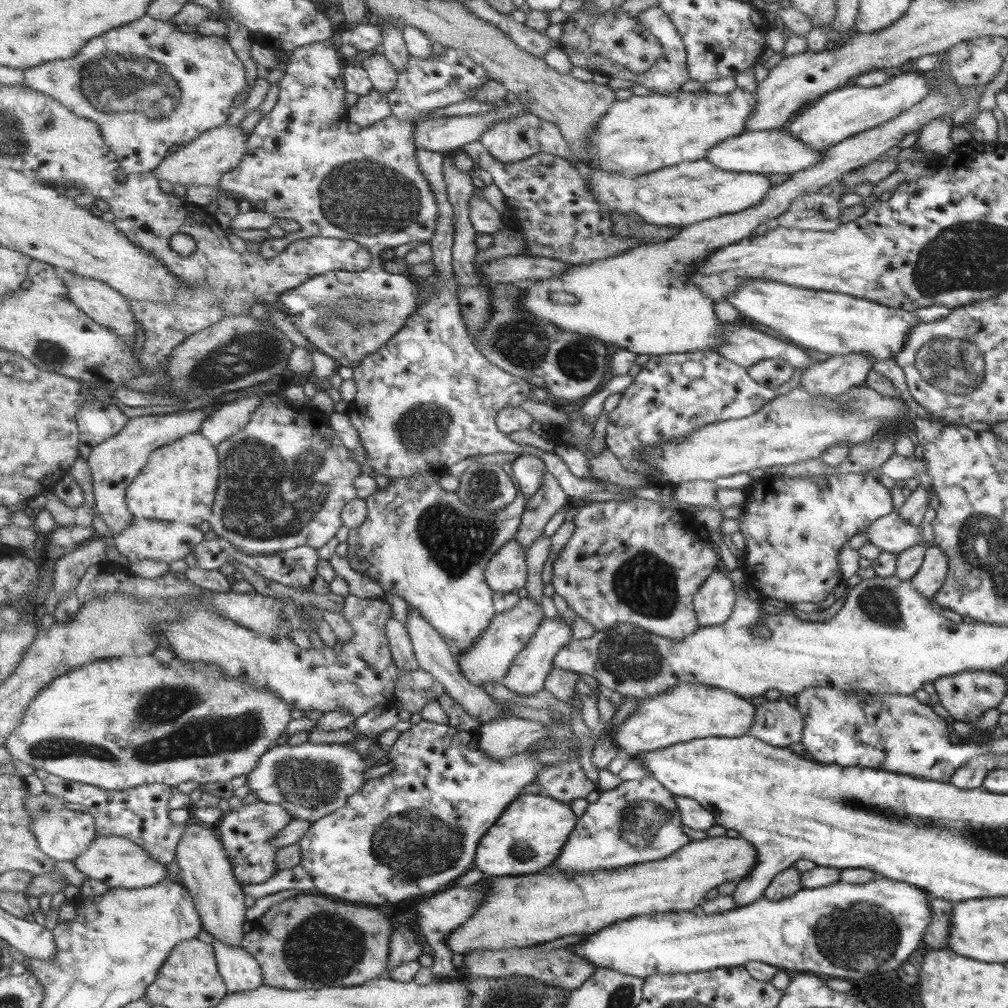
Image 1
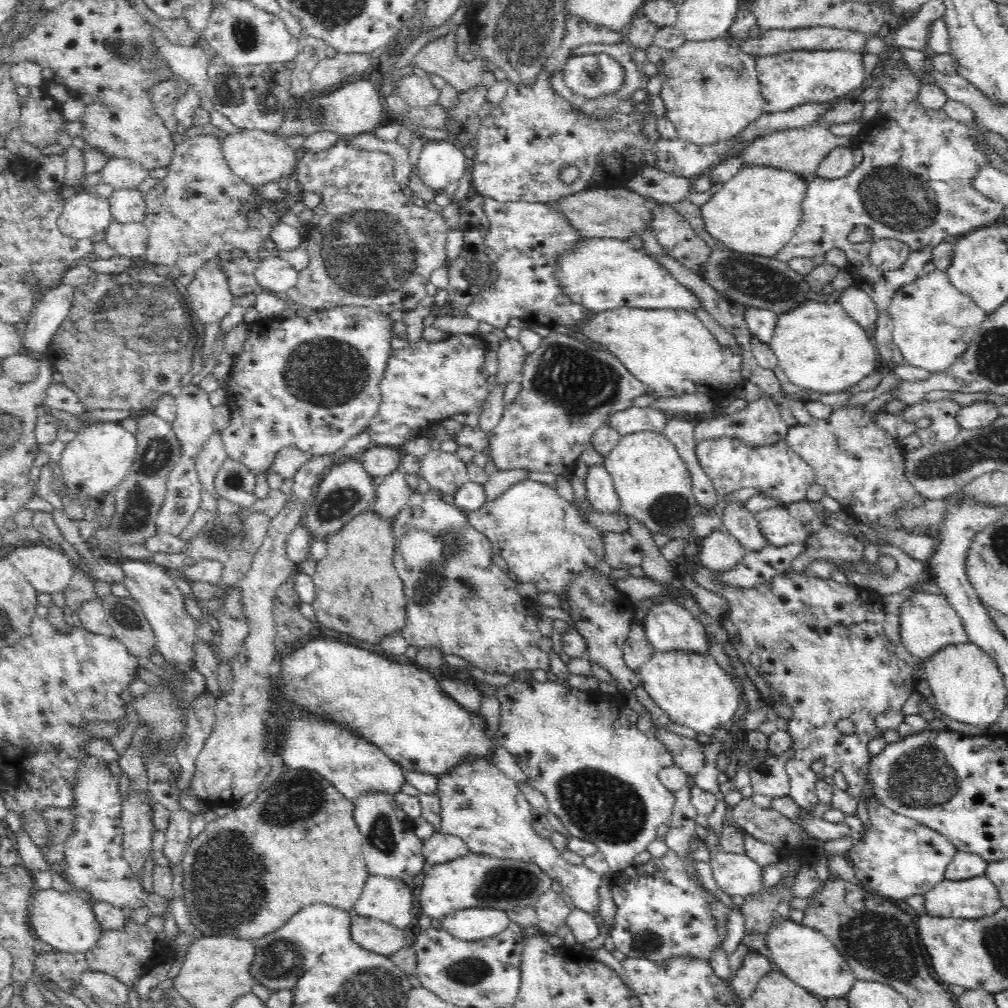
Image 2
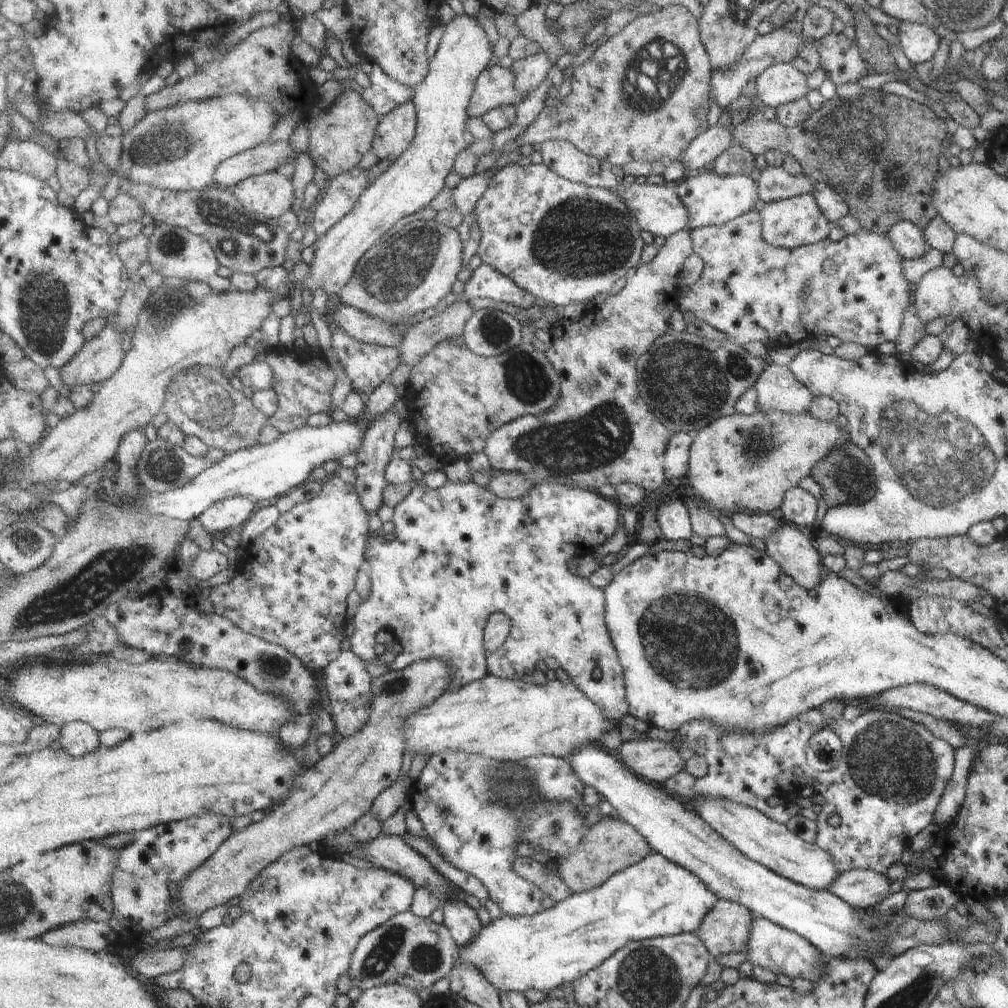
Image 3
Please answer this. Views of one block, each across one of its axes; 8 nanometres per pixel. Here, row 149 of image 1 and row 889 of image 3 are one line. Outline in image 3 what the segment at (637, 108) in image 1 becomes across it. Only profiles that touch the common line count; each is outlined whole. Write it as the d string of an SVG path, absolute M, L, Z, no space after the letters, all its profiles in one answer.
M653 852L643 862L614 874L603 886L582 893L573 893L571 898L557 902L554 907L545 909L541 914L519 918L505 914L491 920L483 926L479 938L473 944L460 948L460 958L461 962L481 970L500 993L523 993L535 988L547 995L557 986L572 984L581 976L589 974L629 943L693 933L700 927L717 900L712 890L709 890L691 870L665 858L664 854Z

